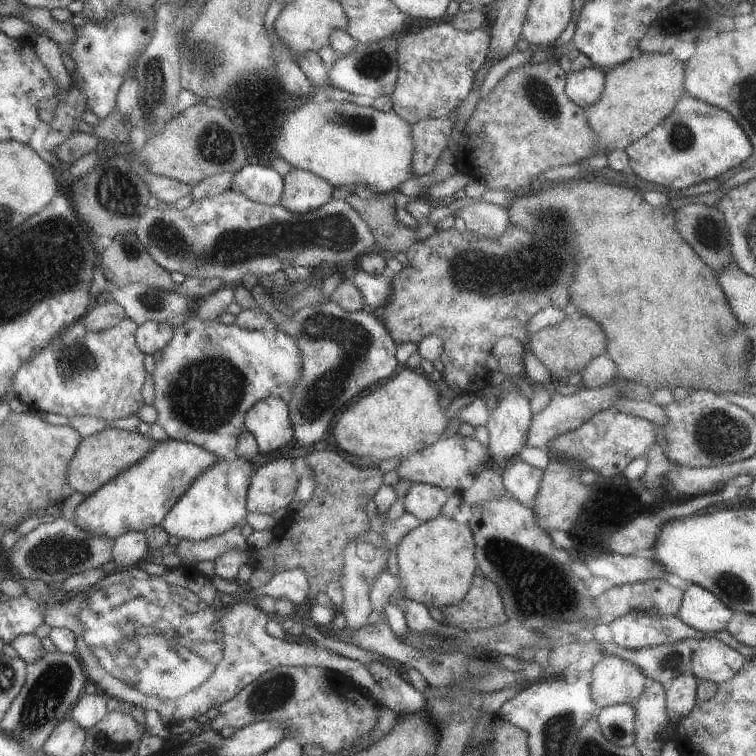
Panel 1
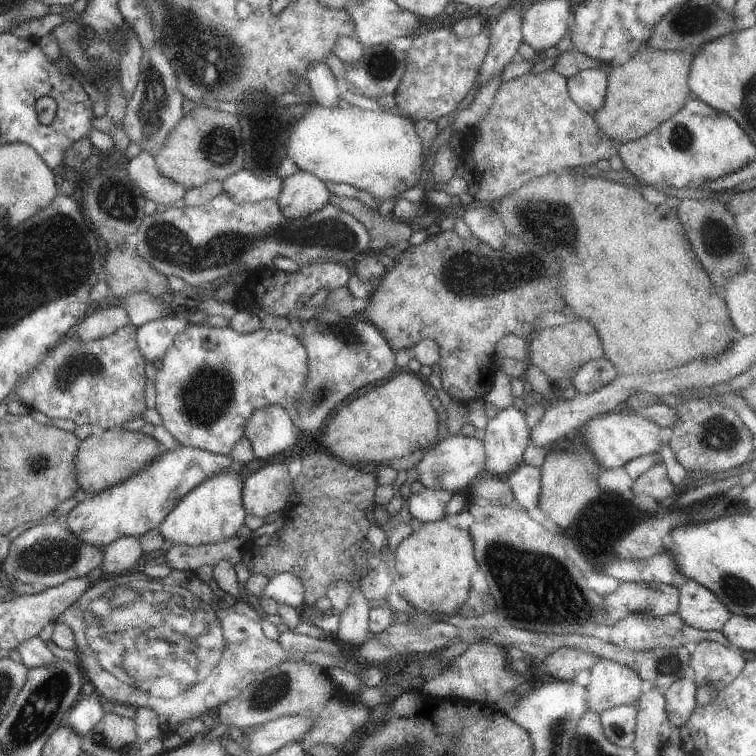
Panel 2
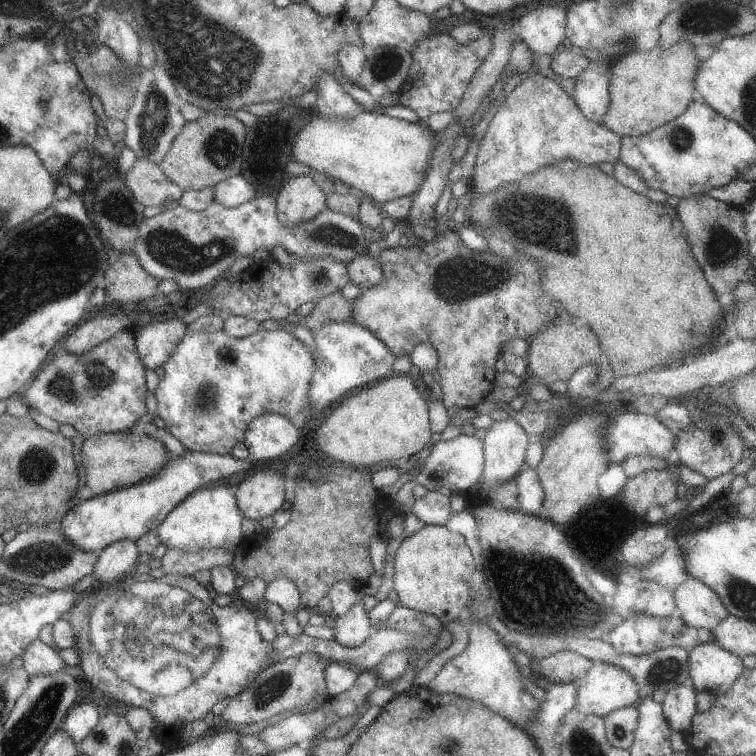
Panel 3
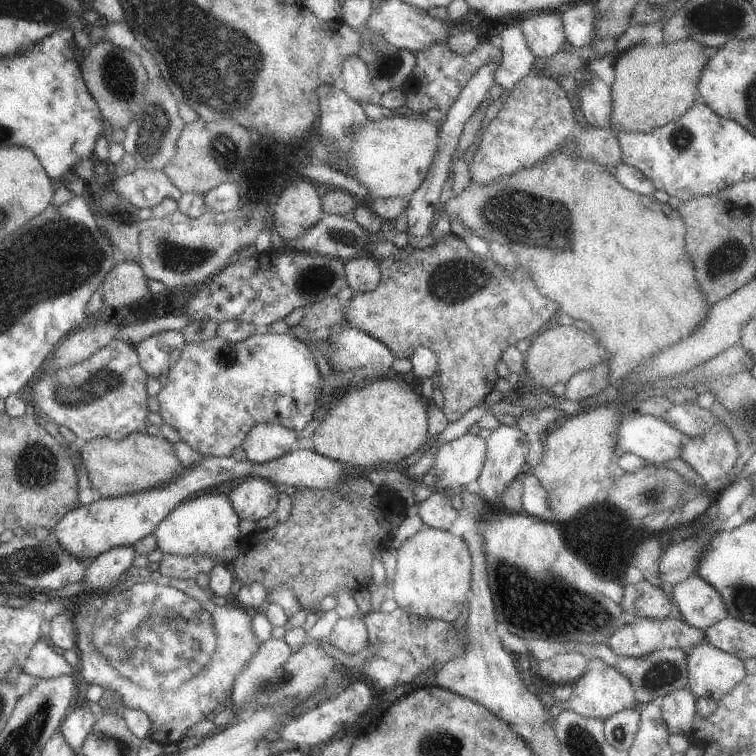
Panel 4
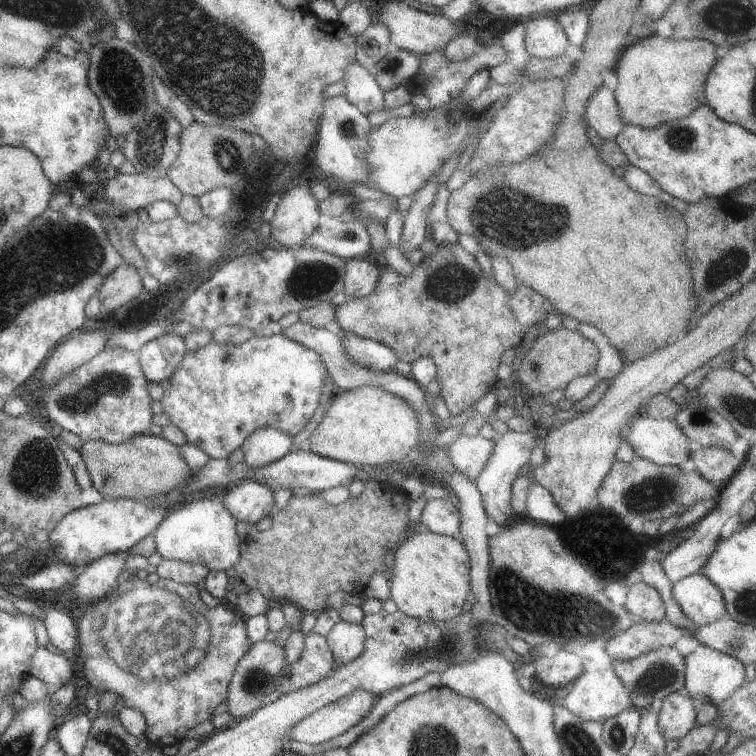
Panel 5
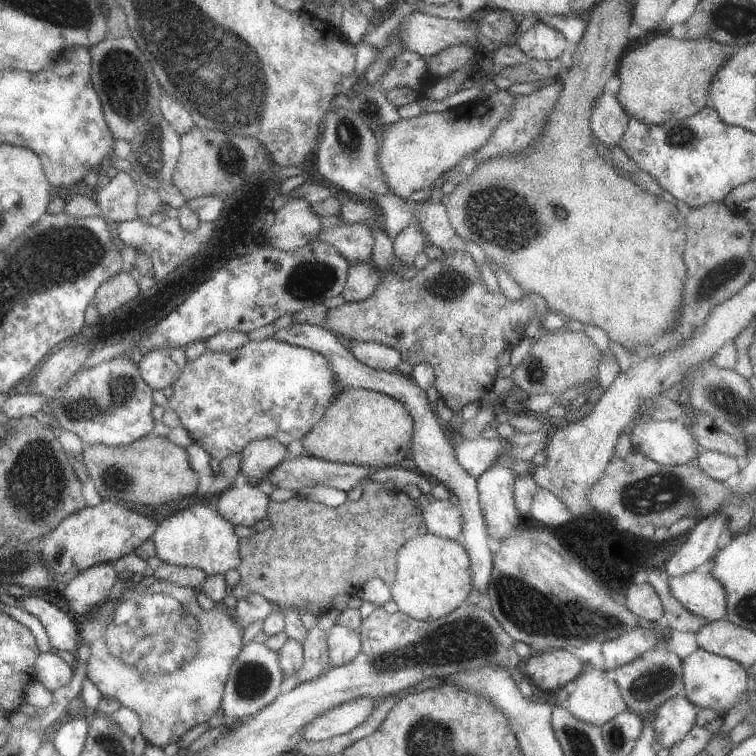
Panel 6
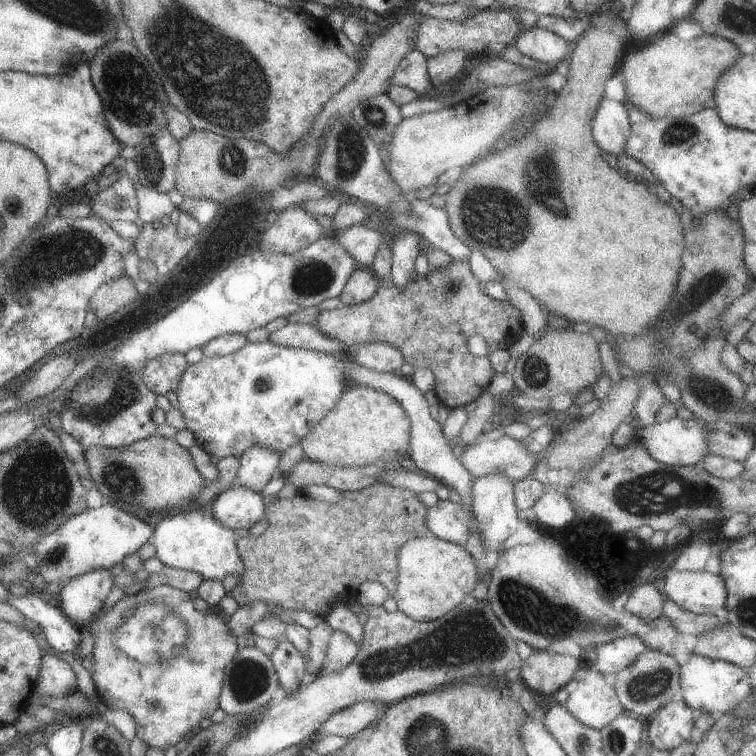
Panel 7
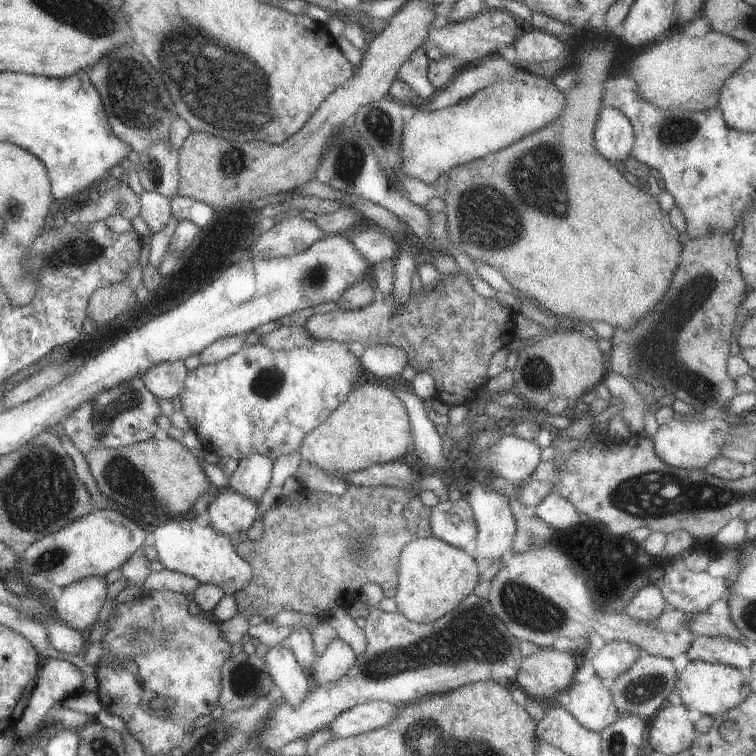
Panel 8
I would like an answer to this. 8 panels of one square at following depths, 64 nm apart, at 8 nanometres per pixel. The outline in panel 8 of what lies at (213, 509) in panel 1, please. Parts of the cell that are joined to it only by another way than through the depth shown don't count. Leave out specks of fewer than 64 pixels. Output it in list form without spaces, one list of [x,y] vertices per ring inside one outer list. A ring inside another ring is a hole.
[[[191,513],[184,517],[165,518],[164,524],[154,530],[158,560],[165,569],[191,576],[205,585],[220,587],[225,595],[243,589],[252,580],[253,570],[238,556],[233,545],[235,538],[217,533],[210,524],[197,524],[194,519]]]

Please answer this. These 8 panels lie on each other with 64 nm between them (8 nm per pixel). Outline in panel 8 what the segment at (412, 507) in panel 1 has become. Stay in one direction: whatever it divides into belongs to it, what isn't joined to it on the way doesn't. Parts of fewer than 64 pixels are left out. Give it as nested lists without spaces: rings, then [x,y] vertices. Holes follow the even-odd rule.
[[[466,499],[440,501],[431,509],[429,523],[436,538],[461,549],[466,549],[467,544],[477,535],[473,510]],[[448,516],[458,516],[460,522],[456,525],[450,522]]]

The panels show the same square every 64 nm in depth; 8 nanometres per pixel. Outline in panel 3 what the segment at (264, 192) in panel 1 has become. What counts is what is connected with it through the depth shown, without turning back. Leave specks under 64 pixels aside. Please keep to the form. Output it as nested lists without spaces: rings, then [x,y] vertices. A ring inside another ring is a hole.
[[[241,174],[227,178],[213,187],[213,201],[228,208],[240,206],[255,196],[255,187]]]

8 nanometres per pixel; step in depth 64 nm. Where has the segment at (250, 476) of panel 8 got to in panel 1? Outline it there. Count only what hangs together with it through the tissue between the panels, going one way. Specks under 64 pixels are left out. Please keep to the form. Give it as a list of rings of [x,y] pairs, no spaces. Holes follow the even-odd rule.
[[[266,396],[245,413],[245,430],[258,444],[260,453],[274,452],[293,443],[294,432],[287,403],[280,396]]]

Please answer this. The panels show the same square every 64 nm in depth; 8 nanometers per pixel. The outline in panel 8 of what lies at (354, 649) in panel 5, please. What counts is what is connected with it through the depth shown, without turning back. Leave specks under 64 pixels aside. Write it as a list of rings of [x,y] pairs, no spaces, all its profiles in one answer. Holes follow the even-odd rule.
[[[338,636],[315,659],[308,676],[313,684],[324,685],[345,675],[356,660],[355,652]]]

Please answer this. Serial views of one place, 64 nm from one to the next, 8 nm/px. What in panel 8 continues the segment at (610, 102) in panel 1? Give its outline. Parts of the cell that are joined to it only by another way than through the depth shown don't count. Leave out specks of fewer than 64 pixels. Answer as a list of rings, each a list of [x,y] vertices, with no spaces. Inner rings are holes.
[[[673,30],[652,48],[642,50],[632,60],[627,76],[636,81],[637,91],[654,107],[705,111],[718,106],[720,89],[725,80],[750,56],[752,54],[743,42],[715,30],[696,38],[685,37]]]

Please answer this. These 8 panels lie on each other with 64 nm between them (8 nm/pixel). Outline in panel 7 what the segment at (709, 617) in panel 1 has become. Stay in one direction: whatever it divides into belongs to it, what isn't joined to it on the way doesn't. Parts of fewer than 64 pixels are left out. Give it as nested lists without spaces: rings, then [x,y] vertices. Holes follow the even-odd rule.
[[[670,571],[663,576],[663,594],[684,610],[698,614],[713,612],[725,604],[727,588],[722,575],[702,571]]]

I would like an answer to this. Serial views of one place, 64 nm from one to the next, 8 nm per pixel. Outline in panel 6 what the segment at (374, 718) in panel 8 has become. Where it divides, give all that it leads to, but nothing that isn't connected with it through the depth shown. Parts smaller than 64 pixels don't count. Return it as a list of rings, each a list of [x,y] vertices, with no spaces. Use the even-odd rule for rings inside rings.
[[[358,697],[311,720],[303,730],[303,740],[326,740],[360,726],[378,703],[370,697]]]

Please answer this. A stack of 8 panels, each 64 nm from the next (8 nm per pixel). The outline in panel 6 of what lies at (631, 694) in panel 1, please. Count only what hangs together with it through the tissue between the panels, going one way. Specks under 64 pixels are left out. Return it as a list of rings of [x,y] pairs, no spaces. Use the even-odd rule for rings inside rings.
[[[596,668],[580,673],[572,681],[569,695],[559,704],[578,720],[598,726],[627,709],[618,685],[606,680],[606,672]]]

